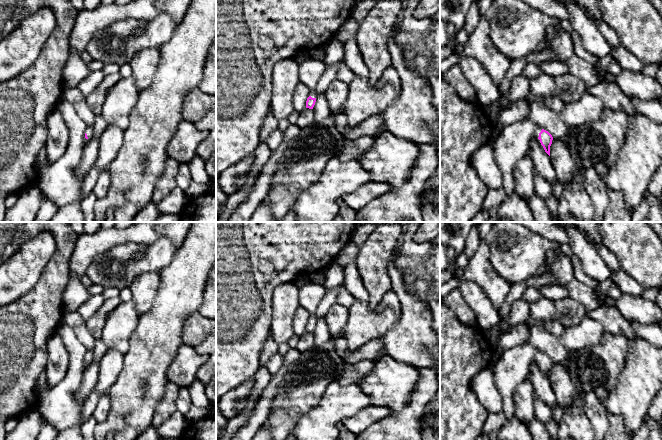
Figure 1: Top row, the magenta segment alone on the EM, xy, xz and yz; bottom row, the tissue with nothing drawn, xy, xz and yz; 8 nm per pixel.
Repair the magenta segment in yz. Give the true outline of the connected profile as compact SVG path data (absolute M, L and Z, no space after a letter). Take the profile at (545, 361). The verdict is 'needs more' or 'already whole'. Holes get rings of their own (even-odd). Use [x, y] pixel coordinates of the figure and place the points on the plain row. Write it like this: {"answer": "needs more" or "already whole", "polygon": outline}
{"answer": "needs more", "polygon": "M523 343L512 347L503 352L494 366L493 380L503 402L503 412L507 420L515 418L516 408L514 405L514 391L516 387L524 380L528 374L529 364L536 361L540 364L545 376L550 380L550 370L552 368L552 359L536 349L531 343Z"}

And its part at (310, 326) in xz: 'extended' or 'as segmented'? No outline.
extended

